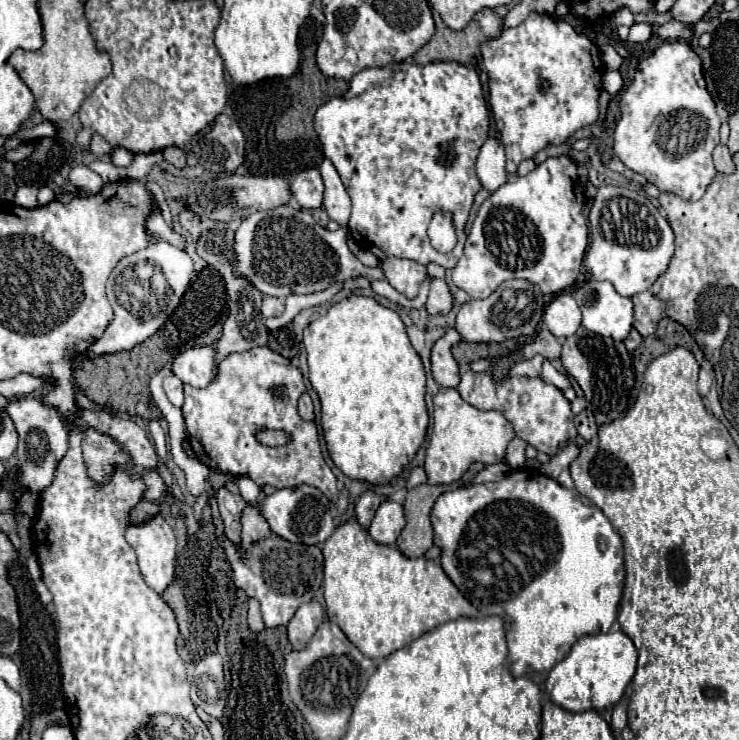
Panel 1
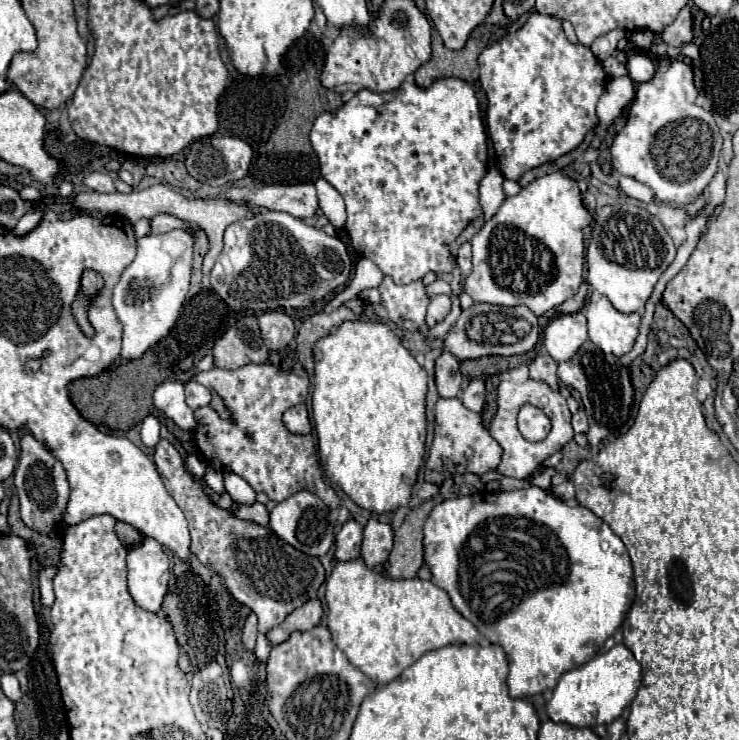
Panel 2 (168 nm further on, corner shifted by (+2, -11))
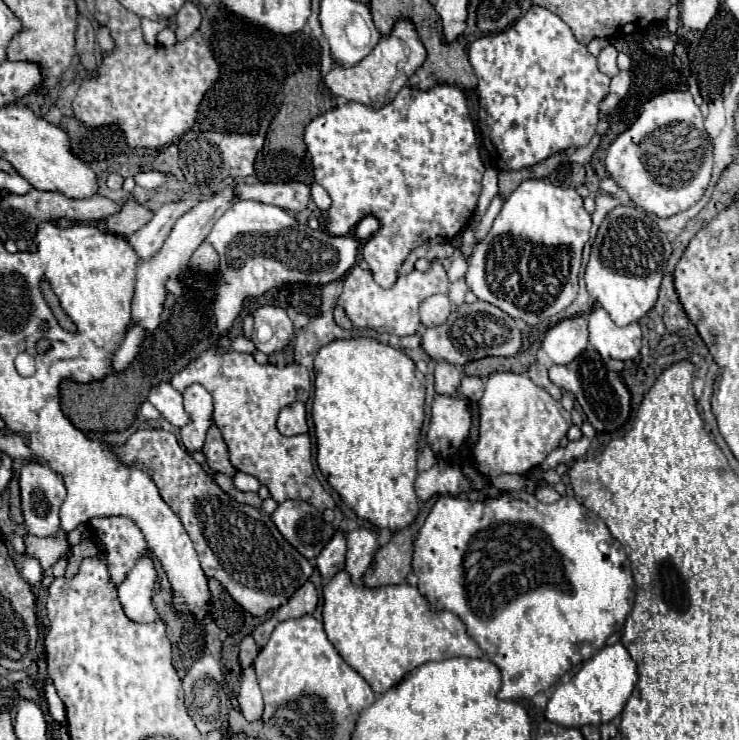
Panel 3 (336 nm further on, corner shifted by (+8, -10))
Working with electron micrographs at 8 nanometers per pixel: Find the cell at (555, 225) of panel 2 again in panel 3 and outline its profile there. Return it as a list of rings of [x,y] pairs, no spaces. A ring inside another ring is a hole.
[[[527,179],[527,181],[523,181],[523,183],[505,199],[505,203],[503,203],[503,207],[501,207],[501,213],[497,215],[497,219],[495,219],[489,235],[485,237],[483,243],[479,243],[479,245],[473,249],[473,255],[471,255],[471,259],[469,259],[469,271],[465,273],[465,281],[467,281],[469,289],[471,289],[481,301],[499,307],[501,311],[505,311],[505,313],[507,313],[509,317],[513,317],[513,319],[523,319],[523,321],[525,321],[527,325],[531,325],[531,327],[533,327],[533,325],[539,325],[539,323],[543,323],[545,319],[557,315],[559,311],[563,311],[565,307],[569,307],[569,305],[575,301],[577,291],[579,291],[579,285],[577,285],[577,283],[579,283],[581,255],[583,255],[585,243],[589,241],[589,229],[591,229],[591,215],[583,209],[583,197],[581,197],[574,188],[555,187],[555,185],[551,185],[551,183],[545,183],[543,179]]]

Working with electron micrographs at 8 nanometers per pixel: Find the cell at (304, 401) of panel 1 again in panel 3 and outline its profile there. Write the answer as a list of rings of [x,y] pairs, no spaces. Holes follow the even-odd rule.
[[[295,401],[291,405],[287,405],[281,413],[279,413],[279,421],[277,427],[283,435],[299,435],[299,433],[307,433],[307,415],[305,403]]]

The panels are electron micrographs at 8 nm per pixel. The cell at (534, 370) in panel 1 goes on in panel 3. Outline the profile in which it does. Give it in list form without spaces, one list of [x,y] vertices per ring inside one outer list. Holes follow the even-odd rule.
[[[502,372],[491,375],[485,383],[485,393],[479,399],[479,413],[479,439],[473,455],[477,471],[487,479],[511,473],[521,475],[537,467],[547,457],[547,453],[559,447],[559,441],[567,435],[571,427],[571,415],[563,409],[563,405],[555,401],[545,389],[535,385],[525,373]]]

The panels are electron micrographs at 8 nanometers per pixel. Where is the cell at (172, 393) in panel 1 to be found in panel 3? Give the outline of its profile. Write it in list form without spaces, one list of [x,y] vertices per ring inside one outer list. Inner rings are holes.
[[[159,383],[151,389],[149,401],[161,411],[161,415],[177,427],[183,427],[189,423],[189,415],[183,409],[183,399],[177,389],[171,387],[171,383]]]

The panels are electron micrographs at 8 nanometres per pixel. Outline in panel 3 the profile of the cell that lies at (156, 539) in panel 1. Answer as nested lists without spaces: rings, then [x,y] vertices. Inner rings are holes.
[[[143,557],[127,575],[127,579],[117,587],[123,611],[131,621],[151,623],[157,619],[157,611],[151,605],[155,581],[157,573],[153,569],[153,561],[149,557]]]

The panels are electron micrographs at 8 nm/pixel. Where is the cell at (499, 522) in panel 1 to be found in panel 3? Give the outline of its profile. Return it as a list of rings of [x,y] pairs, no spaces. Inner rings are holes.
[[[507,491],[495,499],[483,499],[483,501],[469,501],[461,497],[439,497],[417,535],[413,547],[413,573],[419,577],[417,589],[429,601],[431,609],[451,611],[453,615],[457,615],[465,623],[469,637],[475,639],[483,649],[483,653],[487,655],[487,659],[499,667],[503,677],[501,691],[497,693],[499,699],[529,699],[541,691],[551,689],[551,685],[561,675],[581,665],[585,659],[589,659],[589,655],[595,655],[605,645],[607,637],[621,629],[621,623],[625,625],[627,613],[633,609],[633,599],[635,599],[635,583],[633,583],[631,563],[625,555],[625,549],[611,535],[605,521],[597,513],[585,509],[575,497],[561,497],[559,501],[545,505],[539,503],[533,493],[525,493],[525,491]]]

